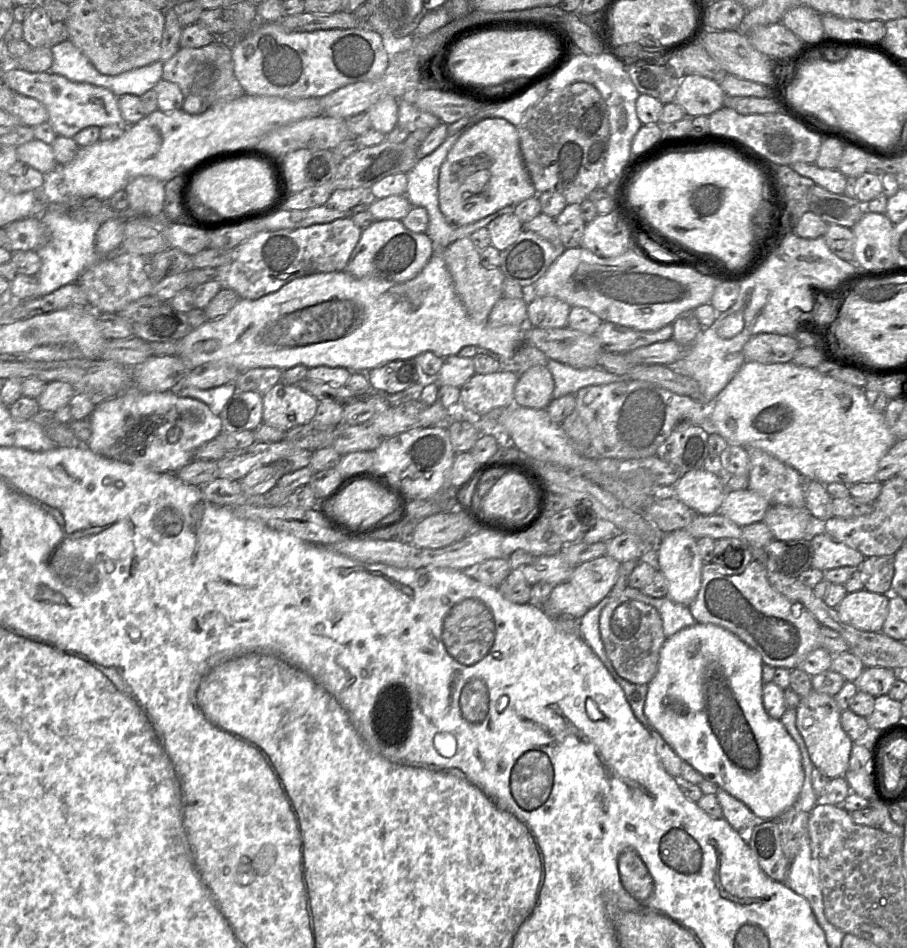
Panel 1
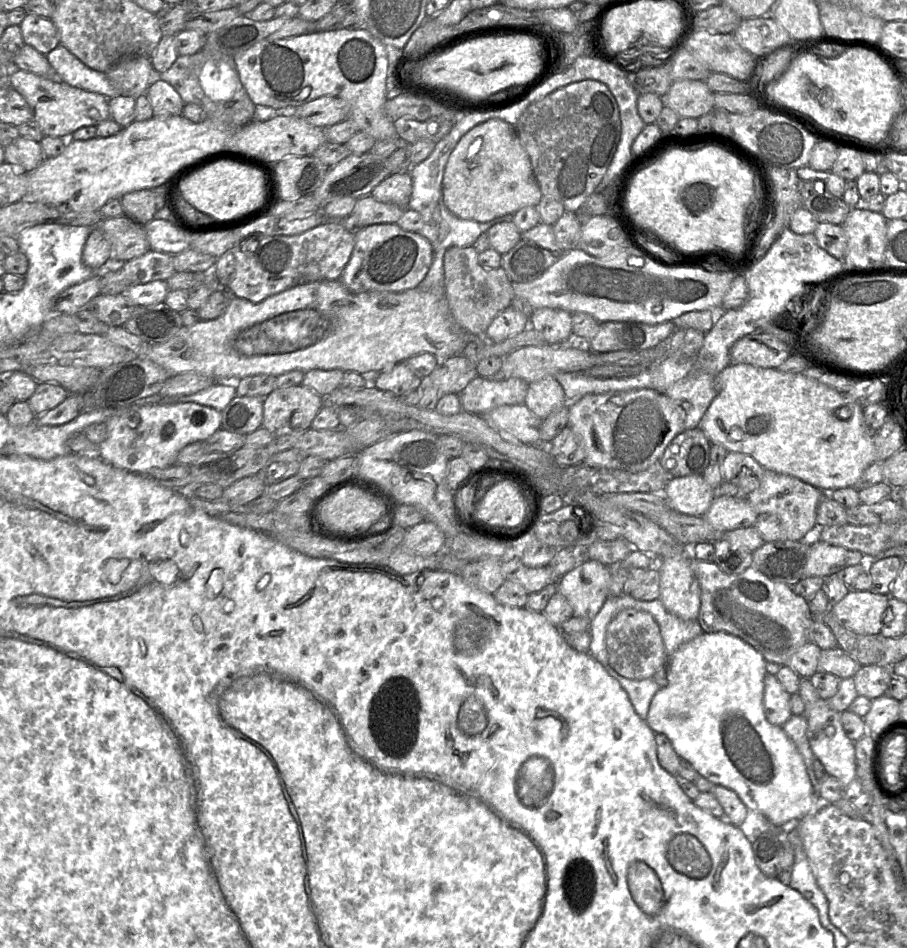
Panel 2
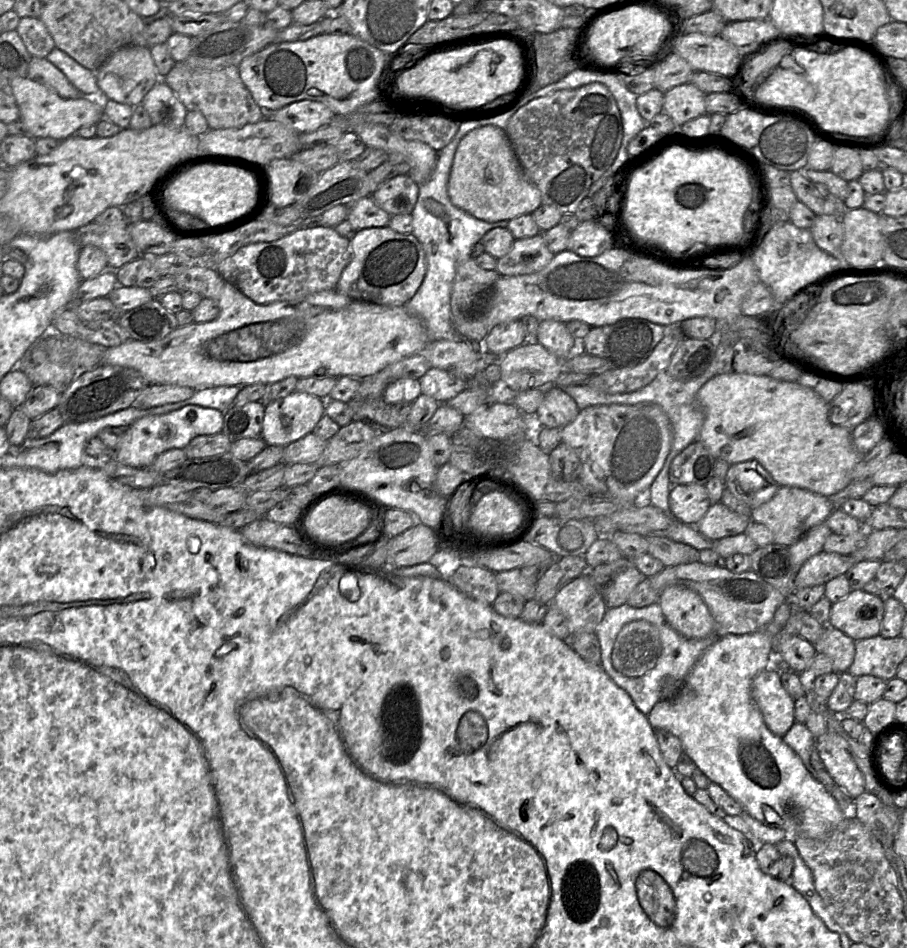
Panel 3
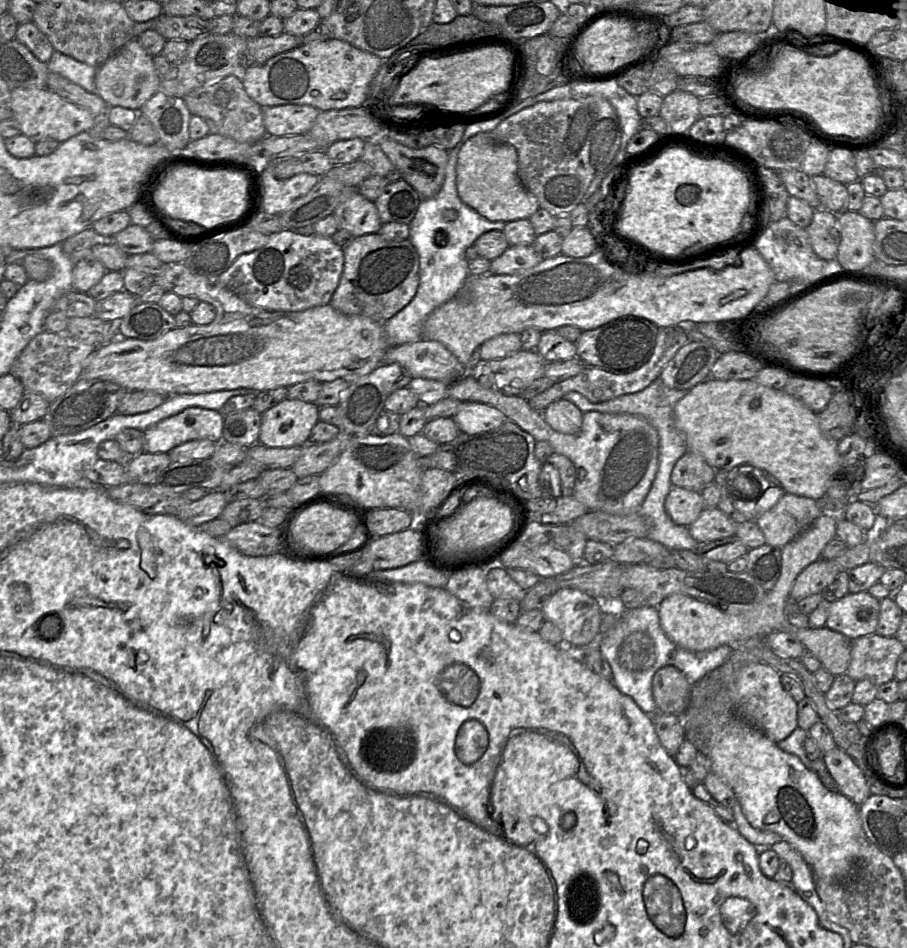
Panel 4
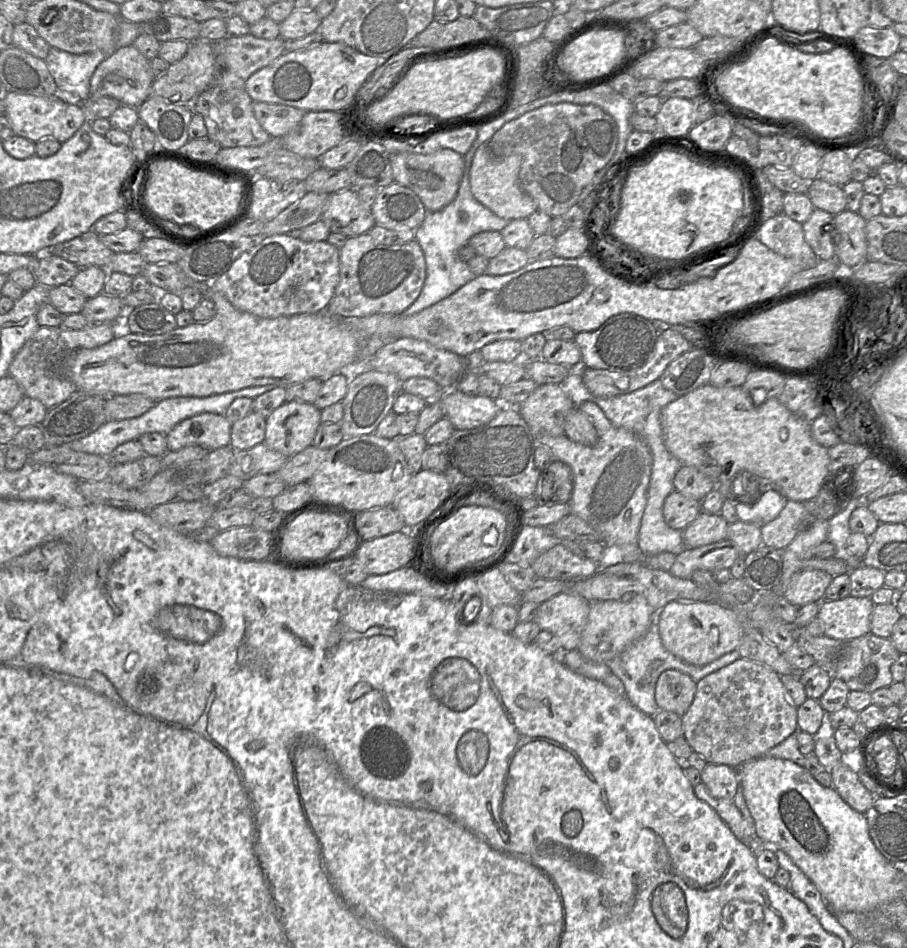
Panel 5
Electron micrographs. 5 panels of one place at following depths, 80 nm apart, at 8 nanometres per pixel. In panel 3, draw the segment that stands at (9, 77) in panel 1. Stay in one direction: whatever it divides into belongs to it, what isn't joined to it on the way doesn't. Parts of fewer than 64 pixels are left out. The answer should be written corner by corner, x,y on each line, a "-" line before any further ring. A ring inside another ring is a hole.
26,77
10,80
12,92
19,108
19,120
33,139
53,138
61,142
75,135
86,125
96,125
104,118
102,100
88,96
77,99
64,99
48,87

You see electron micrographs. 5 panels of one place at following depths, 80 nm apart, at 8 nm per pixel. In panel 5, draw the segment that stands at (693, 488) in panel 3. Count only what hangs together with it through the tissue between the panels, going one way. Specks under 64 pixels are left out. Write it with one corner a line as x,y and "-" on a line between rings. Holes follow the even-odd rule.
673,490
665,499
663,516
668,526
684,530
702,511
701,501

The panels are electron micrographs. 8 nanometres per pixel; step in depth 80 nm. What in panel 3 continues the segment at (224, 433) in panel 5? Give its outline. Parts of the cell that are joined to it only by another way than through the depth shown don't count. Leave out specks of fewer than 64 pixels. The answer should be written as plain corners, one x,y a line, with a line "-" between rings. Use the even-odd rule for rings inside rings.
188,405
166,414
142,417
127,427
113,456
124,465
134,468
149,468
153,461
165,451
183,449
197,436
220,433
223,419
223,412
198,405

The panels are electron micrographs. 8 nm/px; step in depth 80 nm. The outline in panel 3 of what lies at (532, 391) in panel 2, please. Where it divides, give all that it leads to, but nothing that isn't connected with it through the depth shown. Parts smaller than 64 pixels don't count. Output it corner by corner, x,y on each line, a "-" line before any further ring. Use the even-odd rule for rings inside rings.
554,385
545,392
544,400
535,415
542,427
563,428
573,422
579,412
574,399

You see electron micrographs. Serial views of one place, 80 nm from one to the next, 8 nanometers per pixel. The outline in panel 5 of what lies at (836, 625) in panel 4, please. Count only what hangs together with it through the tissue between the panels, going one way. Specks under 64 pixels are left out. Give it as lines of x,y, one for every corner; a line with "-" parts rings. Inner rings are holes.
849,595
840,600
823,600
820,602
816,617
823,626
824,635
847,642
870,633
870,617
874,606
869,597
854,597

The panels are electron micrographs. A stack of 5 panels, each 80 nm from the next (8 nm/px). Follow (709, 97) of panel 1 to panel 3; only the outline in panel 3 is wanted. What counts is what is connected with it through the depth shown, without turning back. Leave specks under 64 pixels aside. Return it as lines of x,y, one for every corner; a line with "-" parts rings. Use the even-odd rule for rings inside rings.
692,83
675,86
664,93
663,110
669,115
676,127
706,114
706,94

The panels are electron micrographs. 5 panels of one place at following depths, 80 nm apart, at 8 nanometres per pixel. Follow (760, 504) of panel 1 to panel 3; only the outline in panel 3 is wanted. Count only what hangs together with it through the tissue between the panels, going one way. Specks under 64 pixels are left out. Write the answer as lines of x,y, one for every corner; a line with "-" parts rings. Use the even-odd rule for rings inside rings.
720,501
711,504
695,527
704,536
719,540
743,533
750,521
750,517
732,511

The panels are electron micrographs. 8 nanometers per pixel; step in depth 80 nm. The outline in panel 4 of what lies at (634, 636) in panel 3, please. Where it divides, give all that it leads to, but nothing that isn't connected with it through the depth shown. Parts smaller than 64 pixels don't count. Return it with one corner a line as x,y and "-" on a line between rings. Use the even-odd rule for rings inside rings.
633,632
620,645
617,657
623,668
634,672
644,671
656,661
654,642
644,632

